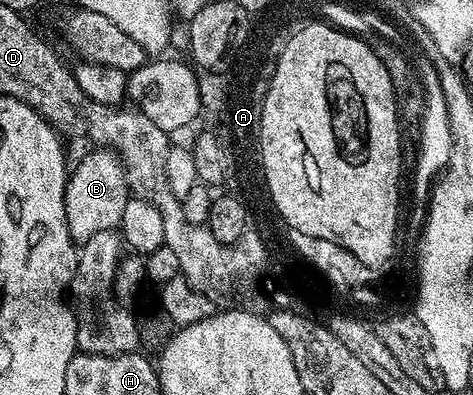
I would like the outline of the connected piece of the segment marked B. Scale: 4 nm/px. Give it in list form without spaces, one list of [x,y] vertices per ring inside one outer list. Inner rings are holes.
[[[96,147],[80,162],[71,166],[64,202],[66,203],[66,223],[73,241],[83,243],[94,239],[100,231],[110,231],[119,226],[122,211],[126,211],[129,199],[128,180],[119,157],[110,149]]]

